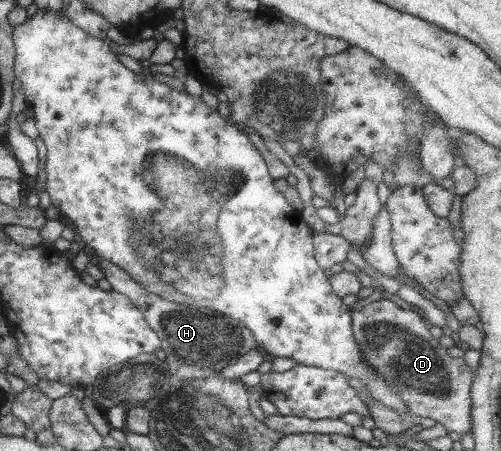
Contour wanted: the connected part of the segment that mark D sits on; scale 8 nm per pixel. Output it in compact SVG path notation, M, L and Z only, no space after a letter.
M384 298L359 311L352 311L352 330L364 361L386 380L388 387L408 406L407 410L413 415L439 422L446 432L466 433L470 430L469 393L474 374L462 358L451 358L447 354L429 333L428 326L415 311L401 309Z

